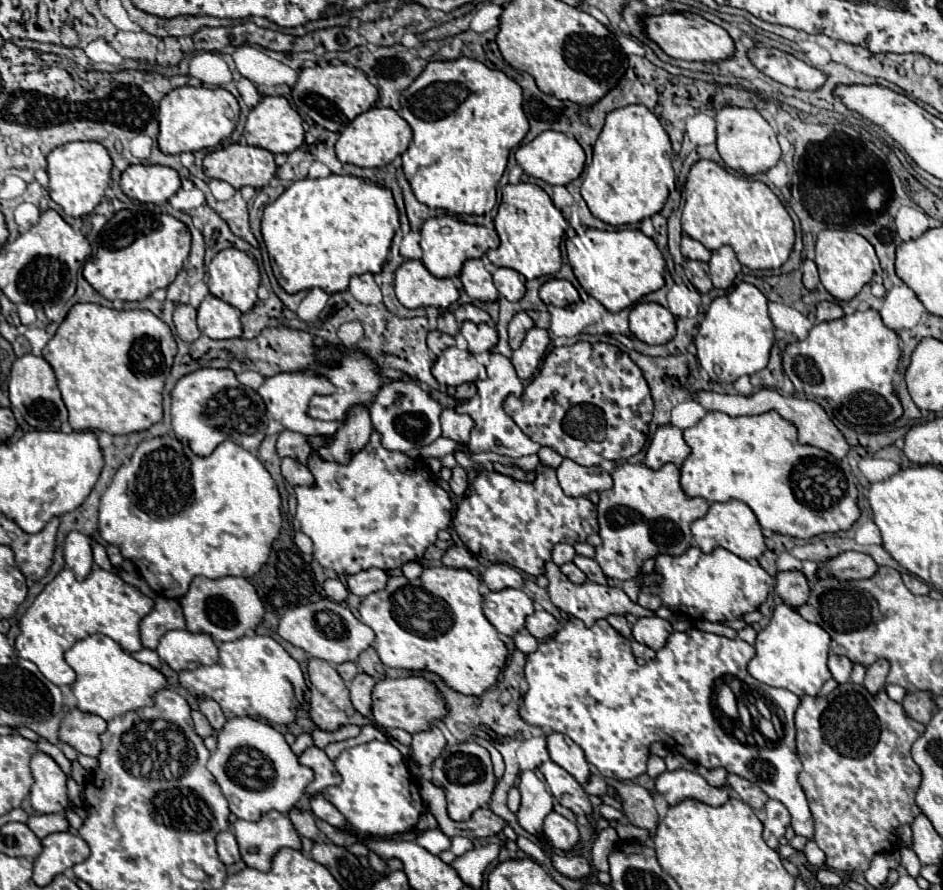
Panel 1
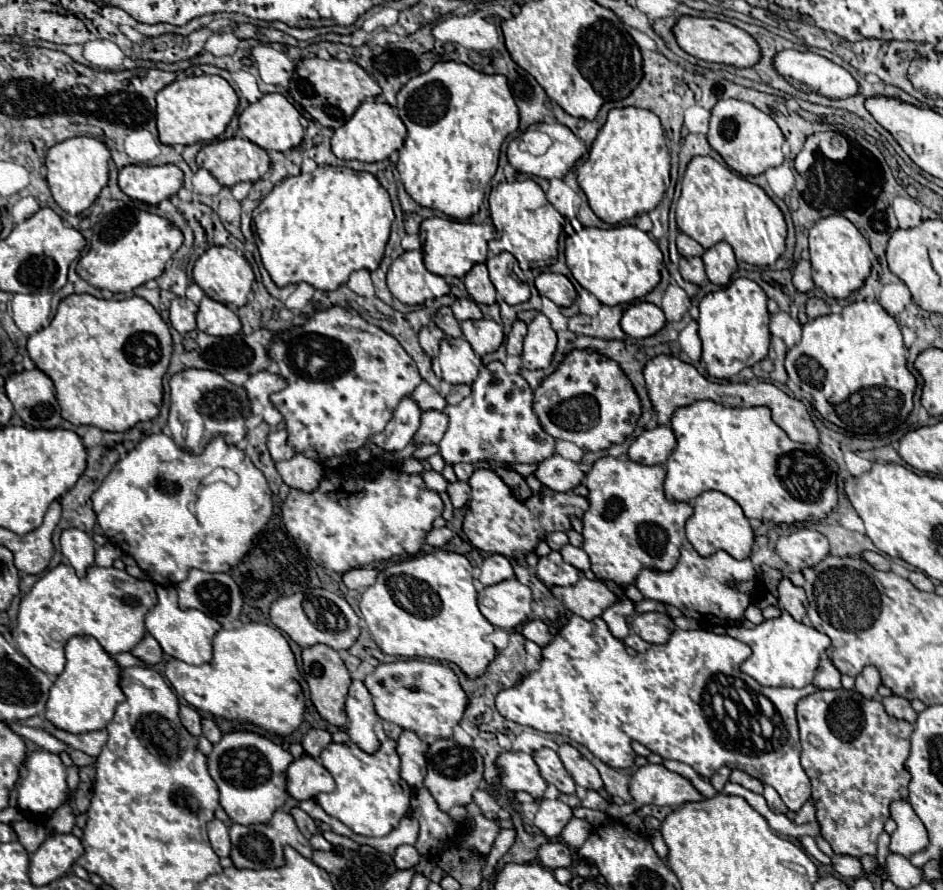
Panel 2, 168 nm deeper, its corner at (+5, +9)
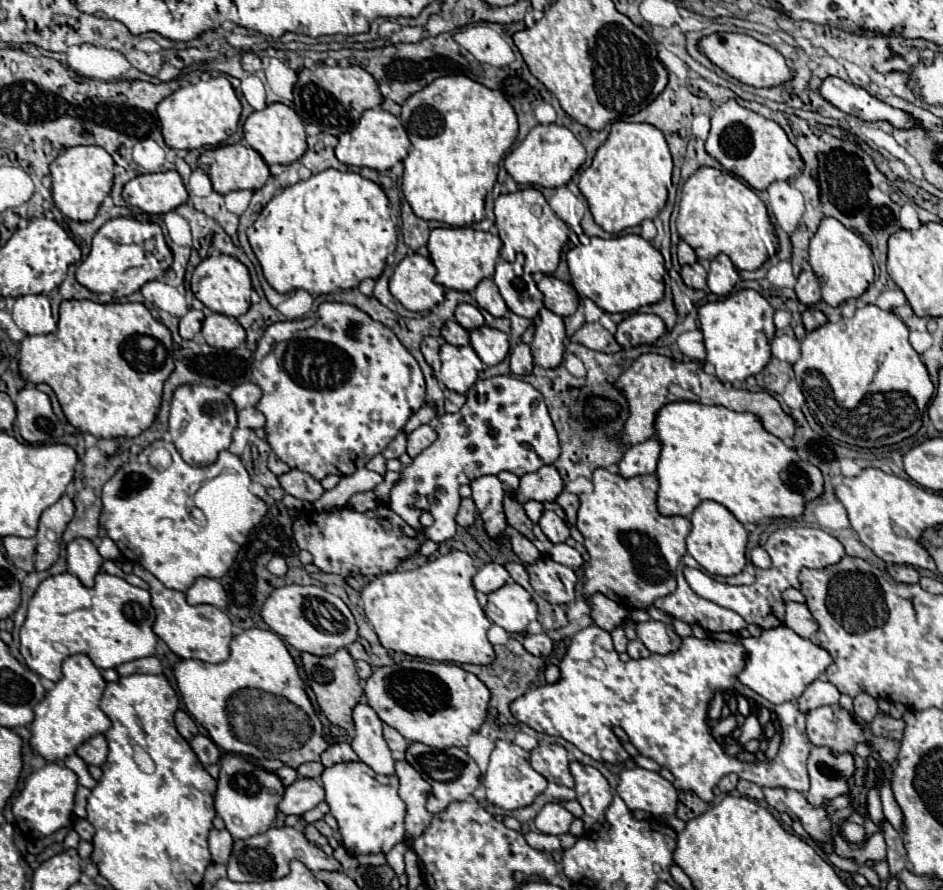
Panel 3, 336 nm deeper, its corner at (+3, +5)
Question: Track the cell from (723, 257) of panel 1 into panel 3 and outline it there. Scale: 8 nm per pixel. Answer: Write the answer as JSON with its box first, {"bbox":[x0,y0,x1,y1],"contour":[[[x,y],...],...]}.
{"bbox":[708,254,740,296],"contour":[[[726,254],[716,256],[710,262],[710,270],[708,270],[708,288],[718,294],[718,296],[728,296],[736,282],[740,280],[738,270],[734,268],[734,264],[730,262],[730,258]]]}

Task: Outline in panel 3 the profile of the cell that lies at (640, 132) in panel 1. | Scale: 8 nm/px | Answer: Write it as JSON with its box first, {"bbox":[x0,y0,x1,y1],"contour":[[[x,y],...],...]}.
{"bbox":[580,122,672,234],"contour":[[[614,122],[608,140],[598,148],[594,162],[580,176],[580,192],[586,198],[596,224],[608,234],[652,220],[666,204],[668,188],[664,180],[672,178],[672,158],[664,134],[648,124]]]}

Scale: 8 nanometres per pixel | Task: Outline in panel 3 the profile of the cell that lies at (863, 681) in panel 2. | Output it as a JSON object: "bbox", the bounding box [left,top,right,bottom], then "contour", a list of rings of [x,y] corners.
{"bbox":[854,694,878,722],"contour":[[[858,694],[854,698],[854,712],[864,722],[870,722],[876,716],[876,712],[878,712],[878,704],[876,704],[876,700],[870,694]]]}

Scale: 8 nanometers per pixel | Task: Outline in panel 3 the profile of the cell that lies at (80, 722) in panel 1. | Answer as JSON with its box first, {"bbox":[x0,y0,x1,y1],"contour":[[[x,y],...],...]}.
{"bbox":[76,734,108,766],"contour":[[[96,734],[96,736],[90,738],[88,742],[84,742],[76,754],[78,754],[86,764],[102,766],[102,764],[106,762],[106,754],[108,754],[106,738],[104,738],[102,734]]]}

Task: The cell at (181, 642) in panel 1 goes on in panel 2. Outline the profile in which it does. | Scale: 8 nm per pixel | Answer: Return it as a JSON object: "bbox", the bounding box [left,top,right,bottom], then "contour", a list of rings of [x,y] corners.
{"bbox":[146,586,222,666],"contour":[[[156,586],[156,592],[158,592],[158,604],[146,616],[146,630],[158,640],[158,644],[162,646],[162,650],[168,656],[182,660],[186,664],[194,664],[194,666],[210,662],[210,658],[212,658],[212,638],[222,626],[218,622],[214,622],[214,618],[202,614],[200,610],[182,612],[178,608],[178,596],[176,596],[174,586],[168,586],[168,588]]]}

